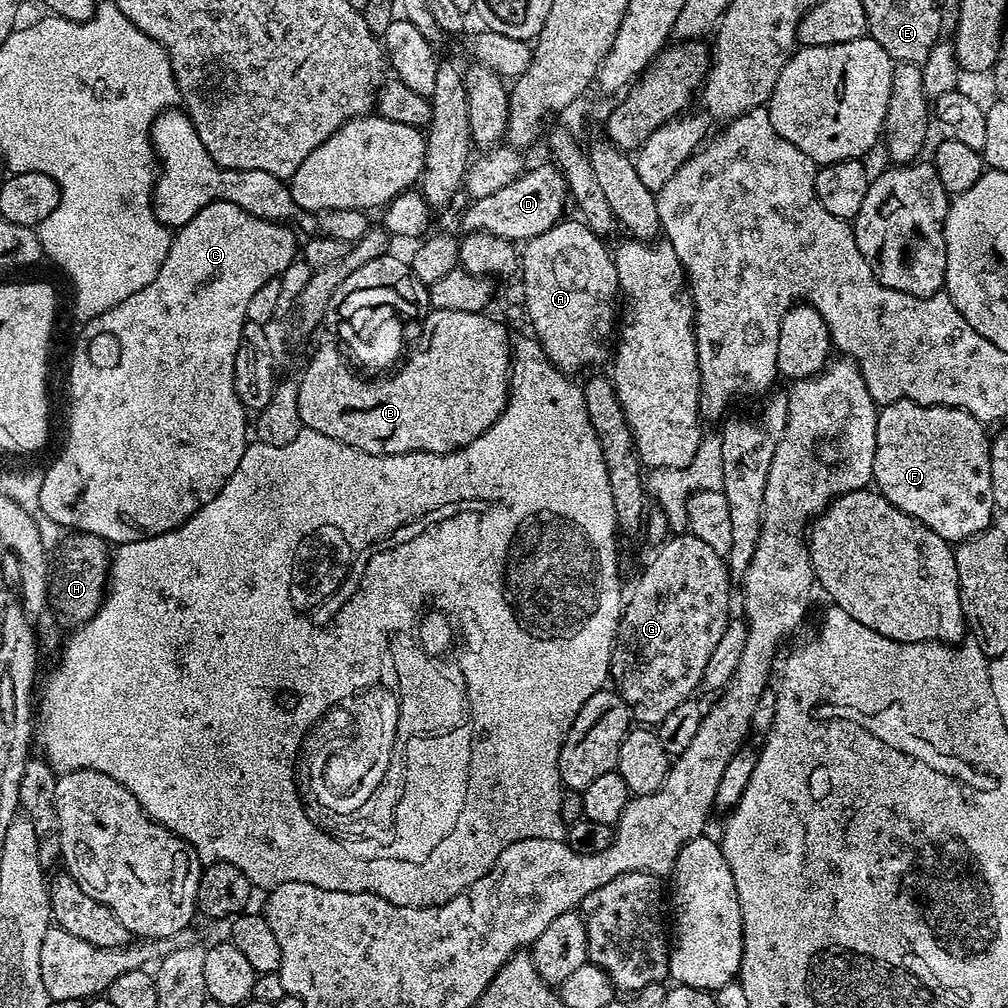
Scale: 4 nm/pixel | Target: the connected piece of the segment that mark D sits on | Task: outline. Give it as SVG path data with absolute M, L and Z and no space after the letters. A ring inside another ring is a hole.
M555 163L540 164L537 168L525 171L523 174L511 180L502 190L490 194L486 198L478 198L469 203L469 208L465 210L464 217L461 218L460 224L464 227L465 233L470 232L489 232L495 236L501 236L503 240L513 242L527 242L533 240L538 234L550 230L555 224L560 223L564 212L564 196L566 197L566 185L564 177L560 174L560 169Z

